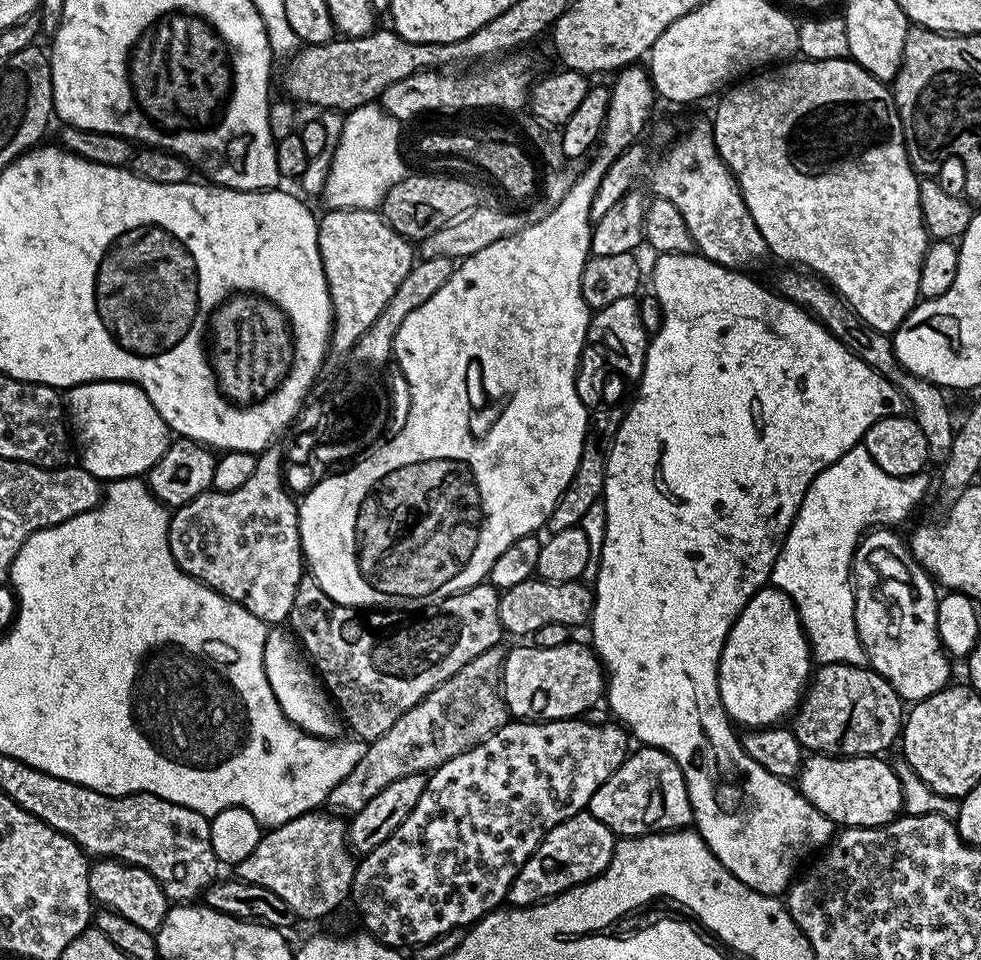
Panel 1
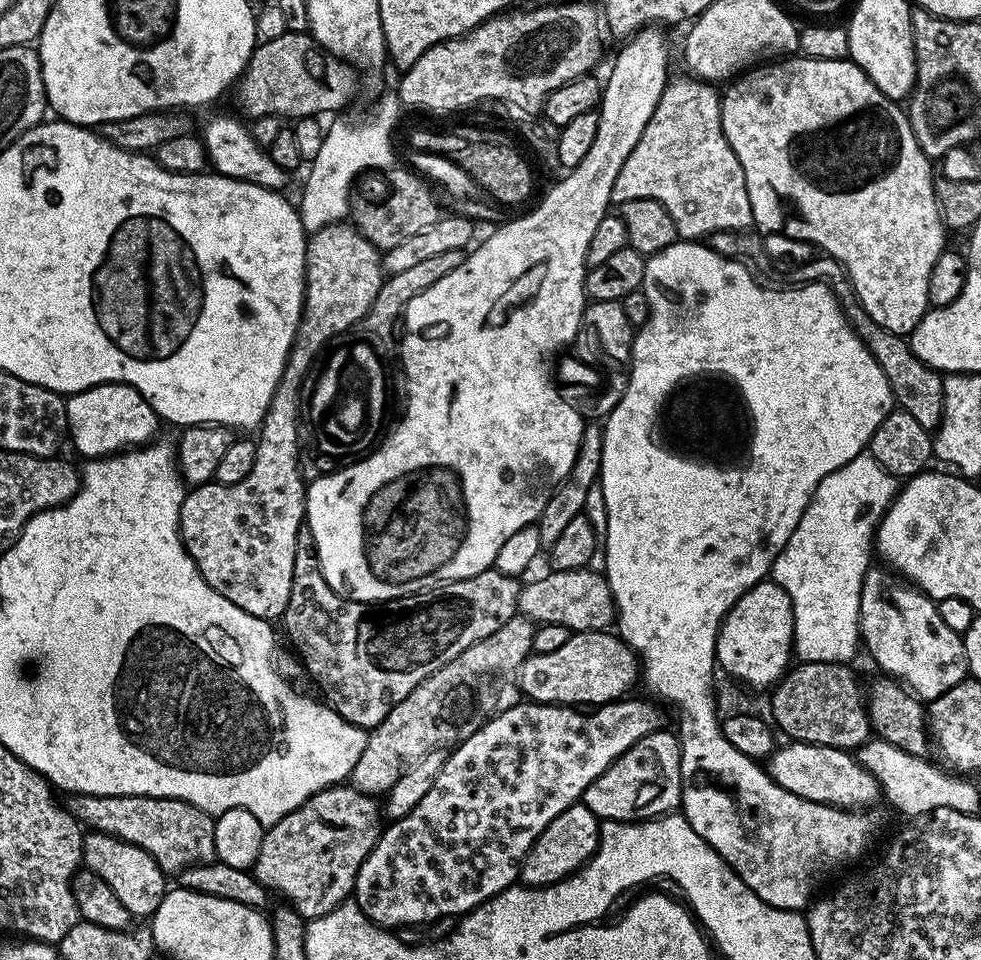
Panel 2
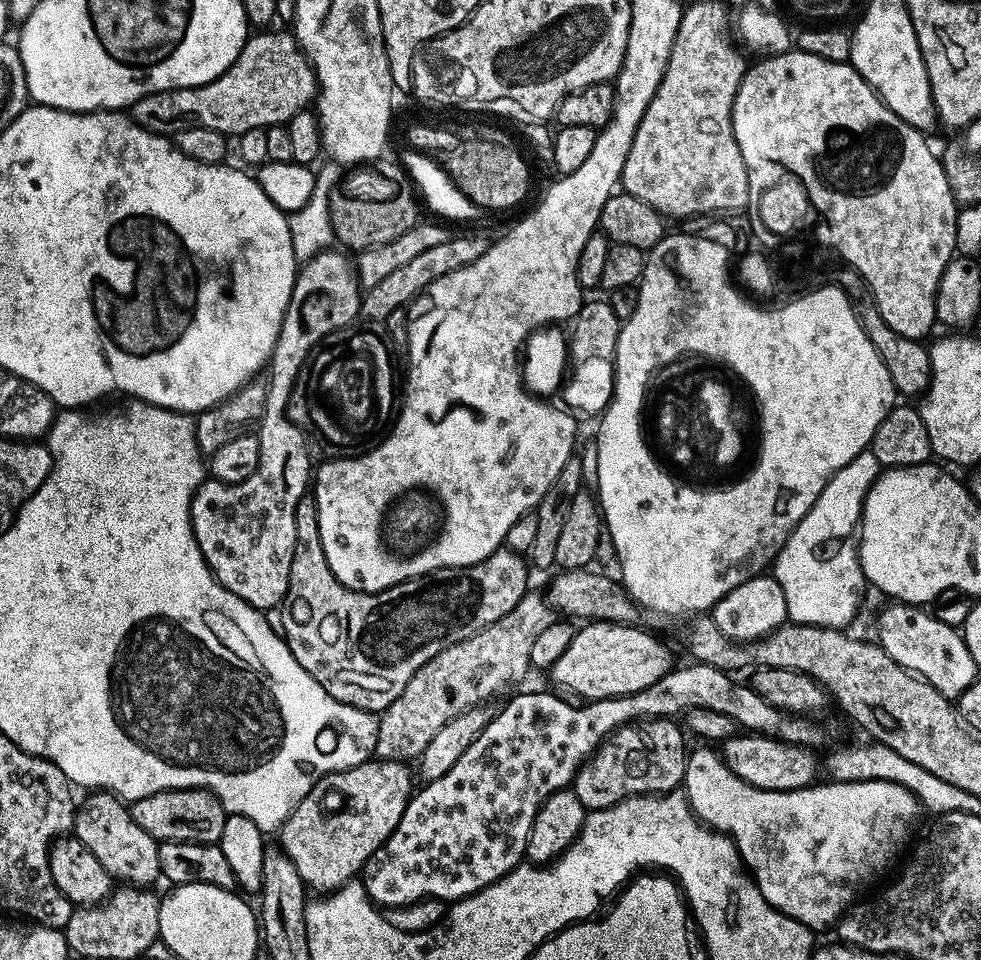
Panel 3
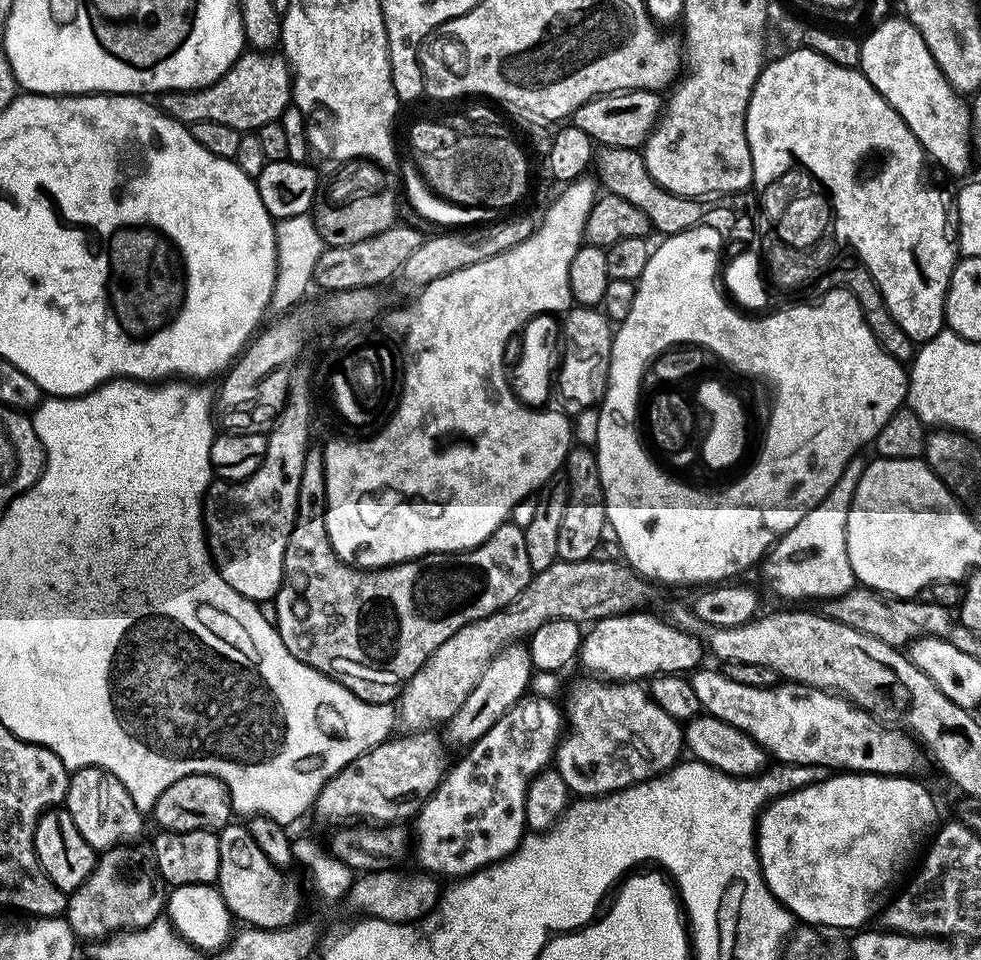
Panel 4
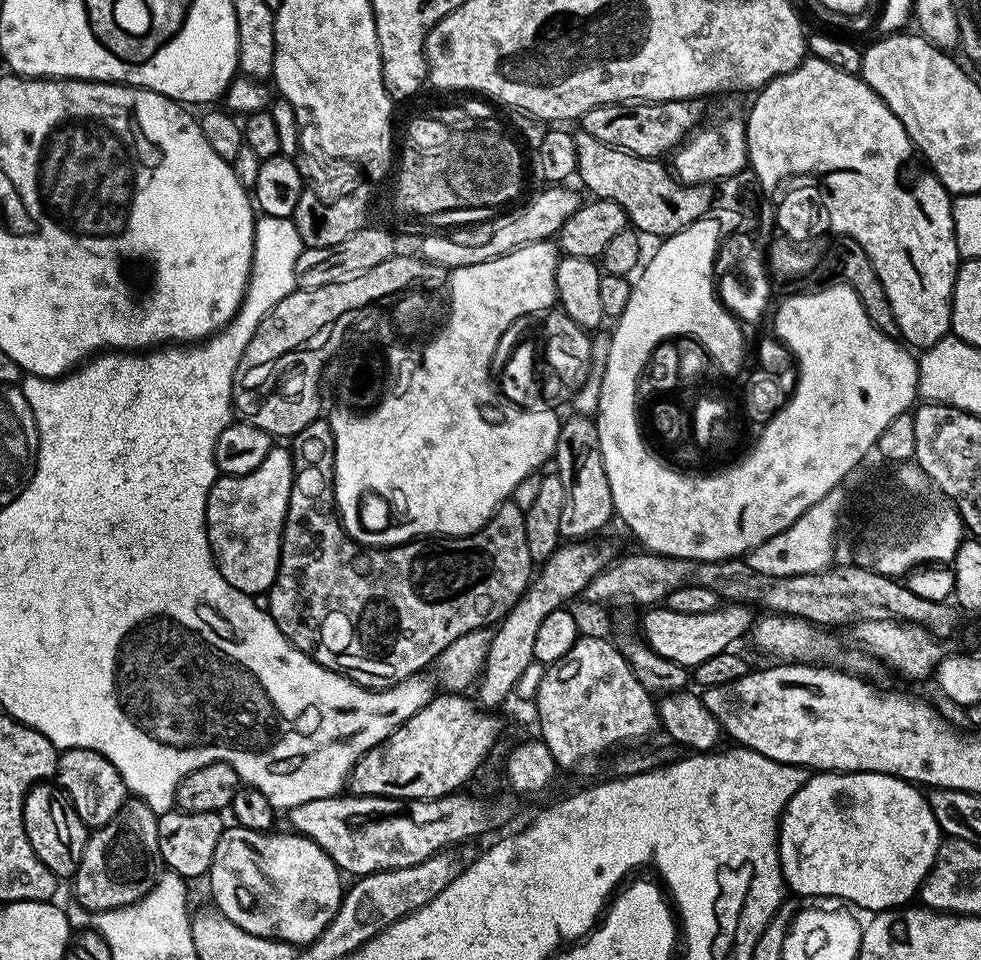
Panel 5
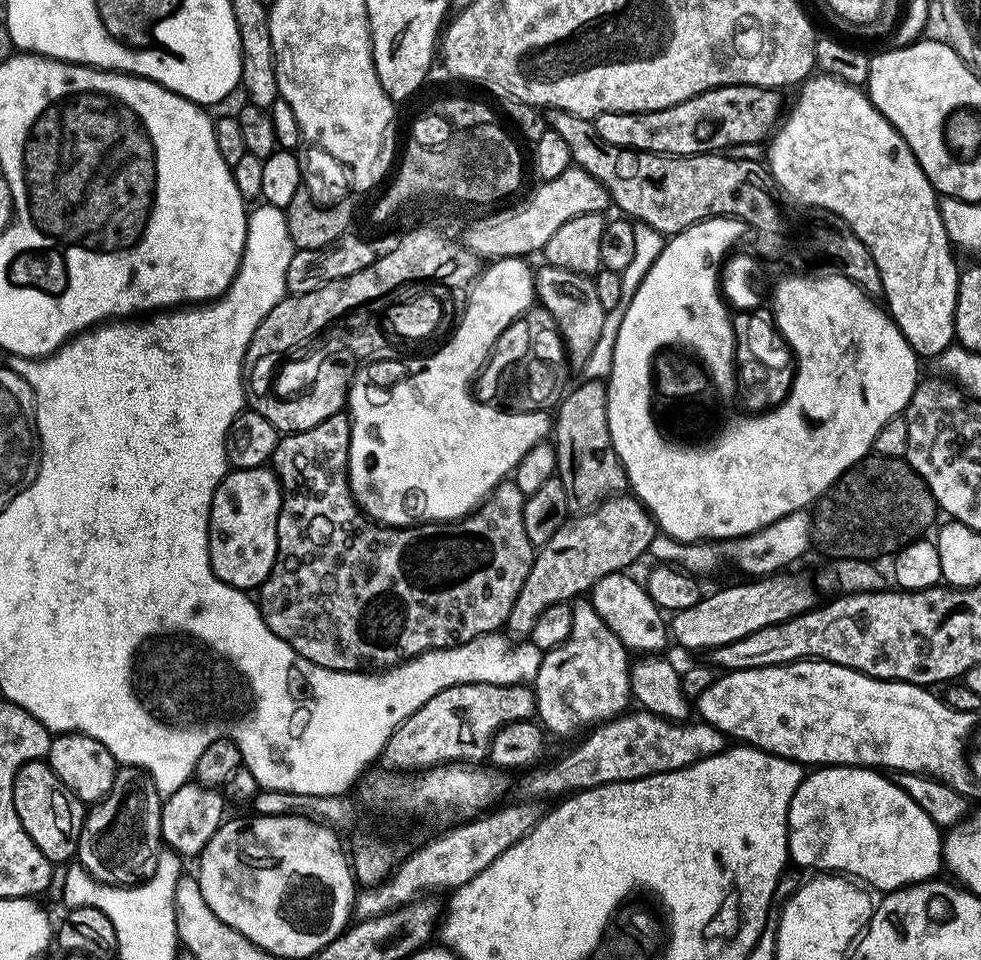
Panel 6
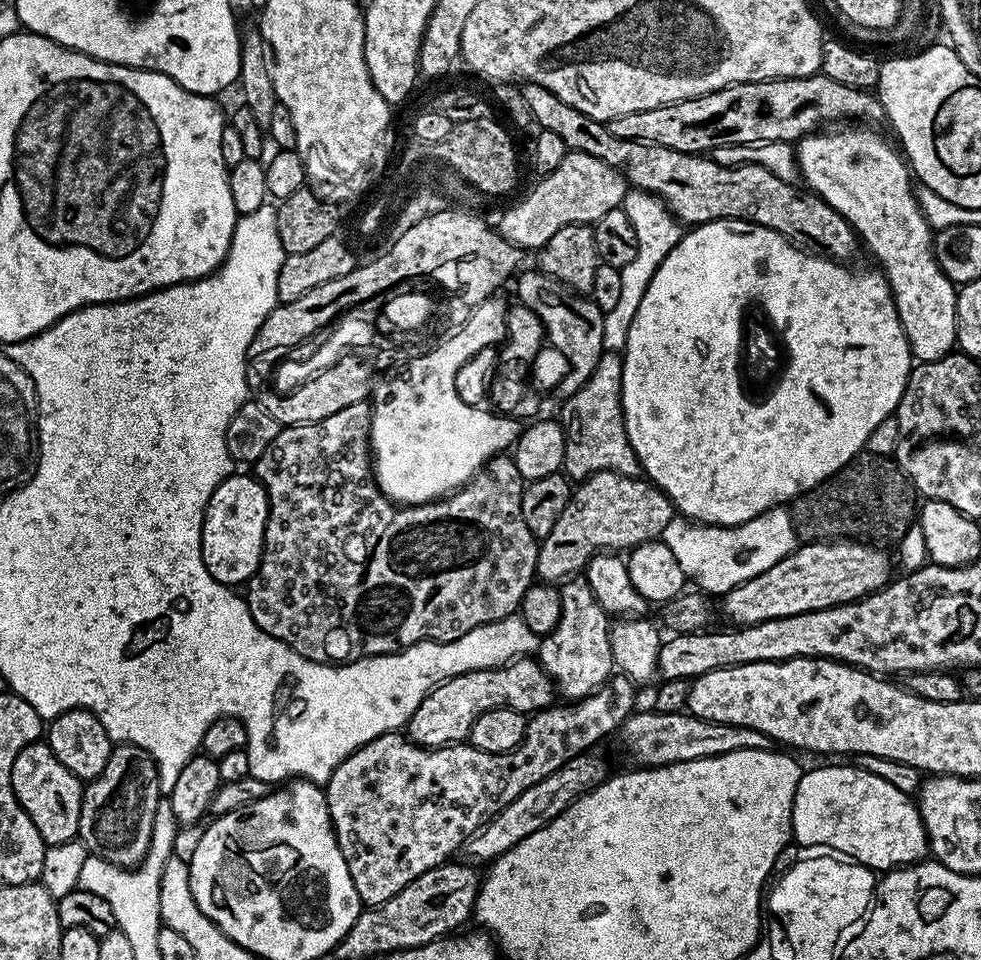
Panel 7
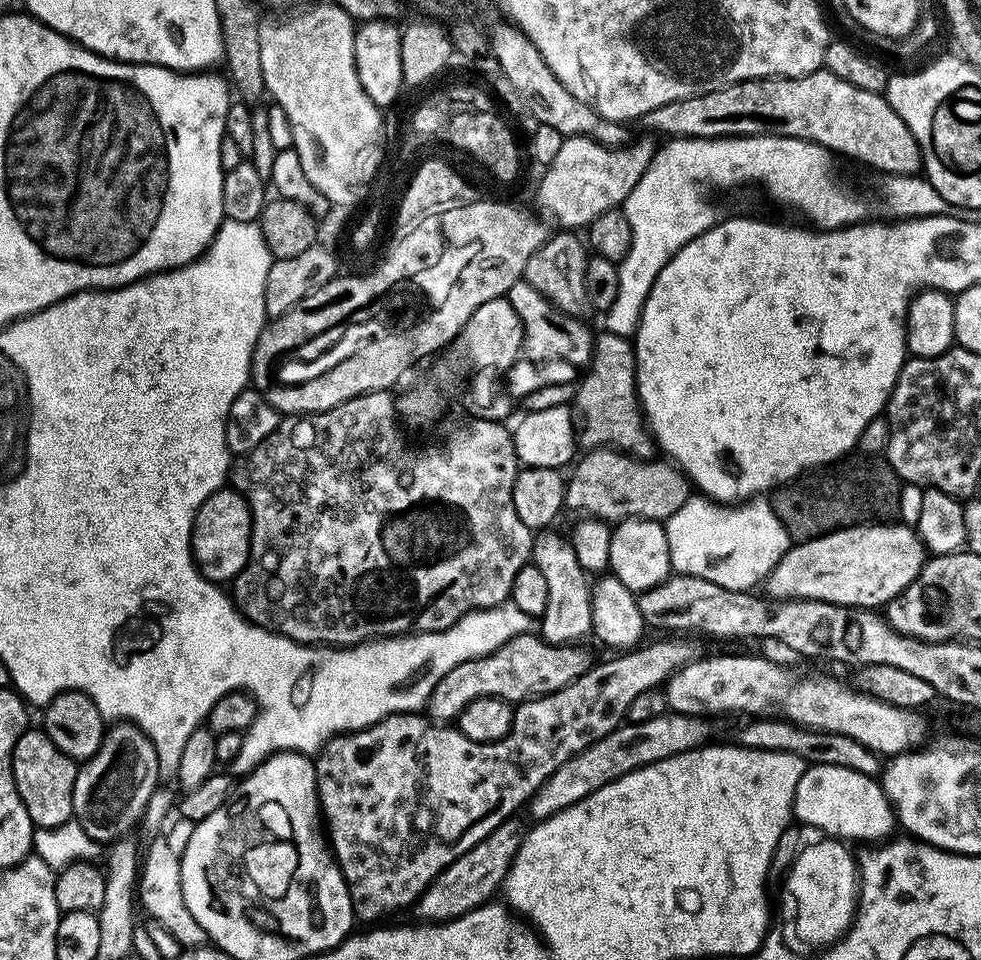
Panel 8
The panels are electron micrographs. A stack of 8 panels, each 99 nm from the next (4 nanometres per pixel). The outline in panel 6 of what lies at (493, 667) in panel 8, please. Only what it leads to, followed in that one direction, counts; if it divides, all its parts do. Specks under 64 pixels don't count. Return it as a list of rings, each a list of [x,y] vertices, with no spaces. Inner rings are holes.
[[[459,684],[450,686],[426,706],[414,710],[410,718],[406,718],[394,730],[394,734],[386,742],[382,753],[382,764],[385,769],[405,774],[417,770],[434,768],[438,764],[458,764],[461,762],[480,762],[485,759],[492,745],[494,734],[502,725],[519,720],[531,720],[536,716],[536,694],[528,684]]]

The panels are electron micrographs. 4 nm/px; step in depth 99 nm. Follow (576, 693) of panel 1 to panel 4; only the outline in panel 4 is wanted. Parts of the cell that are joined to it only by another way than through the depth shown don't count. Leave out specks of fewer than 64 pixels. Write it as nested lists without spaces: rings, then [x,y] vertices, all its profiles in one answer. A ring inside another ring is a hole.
[[[637,610],[624,612],[621,616],[607,616],[595,621],[584,632],[584,641],[580,644],[579,663],[584,663],[585,673],[609,682],[644,682],[653,676],[671,676],[688,674],[701,667],[700,659],[706,656],[706,648],[701,637],[694,632],[675,628],[663,615],[651,616],[651,611]]]

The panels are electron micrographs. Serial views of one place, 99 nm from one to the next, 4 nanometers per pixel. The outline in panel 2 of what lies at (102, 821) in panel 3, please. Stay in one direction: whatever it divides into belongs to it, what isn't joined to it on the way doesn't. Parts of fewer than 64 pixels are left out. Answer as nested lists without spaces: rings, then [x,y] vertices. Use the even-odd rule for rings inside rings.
[[[89,831],[84,837],[83,867],[89,872],[98,874],[114,894],[118,894],[122,906],[133,918],[150,918],[158,910],[166,891],[166,874],[158,866],[158,862],[146,850],[134,846],[130,842],[120,840],[117,836],[108,836],[105,832]]]

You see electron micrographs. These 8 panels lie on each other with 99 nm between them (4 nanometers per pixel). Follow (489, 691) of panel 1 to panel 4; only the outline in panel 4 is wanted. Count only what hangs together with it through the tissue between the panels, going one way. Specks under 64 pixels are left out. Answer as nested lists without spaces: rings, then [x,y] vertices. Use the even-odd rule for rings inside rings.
[[[556,559],[546,566],[546,570],[533,575],[526,590],[522,590],[514,602],[486,618],[478,618],[478,622],[470,622],[470,626],[462,626],[458,634],[446,638],[446,642],[442,642],[442,646],[438,646],[438,650],[434,650],[434,654],[430,654],[423,666],[402,685],[399,723],[405,724],[408,732],[432,730],[437,727],[435,724],[447,725],[448,720],[458,714],[458,706],[462,706],[474,686],[478,686],[478,678],[482,678],[493,658],[509,644],[531,636],[542,622],[566,618],[584,626],[607,616],[647,609],[656,596],[657,585],[645,580],[627,563],[615,564],[612,560],[600,559],[582,562]]]

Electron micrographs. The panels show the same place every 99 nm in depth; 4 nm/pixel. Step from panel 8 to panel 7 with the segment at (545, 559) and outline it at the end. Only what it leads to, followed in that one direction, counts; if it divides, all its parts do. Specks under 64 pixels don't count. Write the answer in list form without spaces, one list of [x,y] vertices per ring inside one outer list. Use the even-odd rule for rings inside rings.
[[[568,578],[559,585],[562,614],[558,626],[543,637],[538,659],[554,681],[554,688],[565,701],[586,698],[596,692],[613,675],[614,665],[610,650],[610,616],[599,604],[584,578]]]

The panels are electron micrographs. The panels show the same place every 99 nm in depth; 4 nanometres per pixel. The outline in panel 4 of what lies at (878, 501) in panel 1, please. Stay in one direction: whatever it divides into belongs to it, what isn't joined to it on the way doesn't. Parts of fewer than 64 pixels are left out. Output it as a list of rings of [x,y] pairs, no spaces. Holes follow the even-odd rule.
[[[854,458],[842,470],[838,482],[826,494],[821,504],[816,504],[785,536],[772,545],[762,561],[768,584],[784,600],[820,600],[846,594],[856,584],[856,575],[850,570],[846,554],[846,514],[858,478],[862,478],[865,461]]]

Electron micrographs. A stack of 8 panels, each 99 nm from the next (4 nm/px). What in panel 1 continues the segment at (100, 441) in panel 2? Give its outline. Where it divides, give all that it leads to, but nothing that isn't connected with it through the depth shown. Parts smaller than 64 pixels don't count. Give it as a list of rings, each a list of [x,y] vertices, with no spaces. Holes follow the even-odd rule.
[[[93,380],[90,384],[75,384],[73,388],[67,389],[63,393],[64,410],[66,413],[67,423],[70,425],[71,435],[80,443],[80,460],[79,463],[91,475],[101,482],[111,482],[113,480],[121,480],[127,476],[143,477],[149,470],[156,465],[162,458],[162,454],[167,450],[170,443],[170,429],[167,422],[158,414],[158,410],[154,410],[154,406],[150,402],[150,398],[146,398],[146,394],[137,384],[126,384],[122,380]]]

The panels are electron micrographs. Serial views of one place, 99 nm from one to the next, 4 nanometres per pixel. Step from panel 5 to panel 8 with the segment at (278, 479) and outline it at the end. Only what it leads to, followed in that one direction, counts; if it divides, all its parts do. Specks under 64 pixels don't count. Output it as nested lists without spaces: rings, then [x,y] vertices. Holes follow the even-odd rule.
[[[231,486],[220,488],[198,510],[192,523],[192,558],[200,573],[213,582],[231,582],[248,565],[252,515],[248,500]]]

